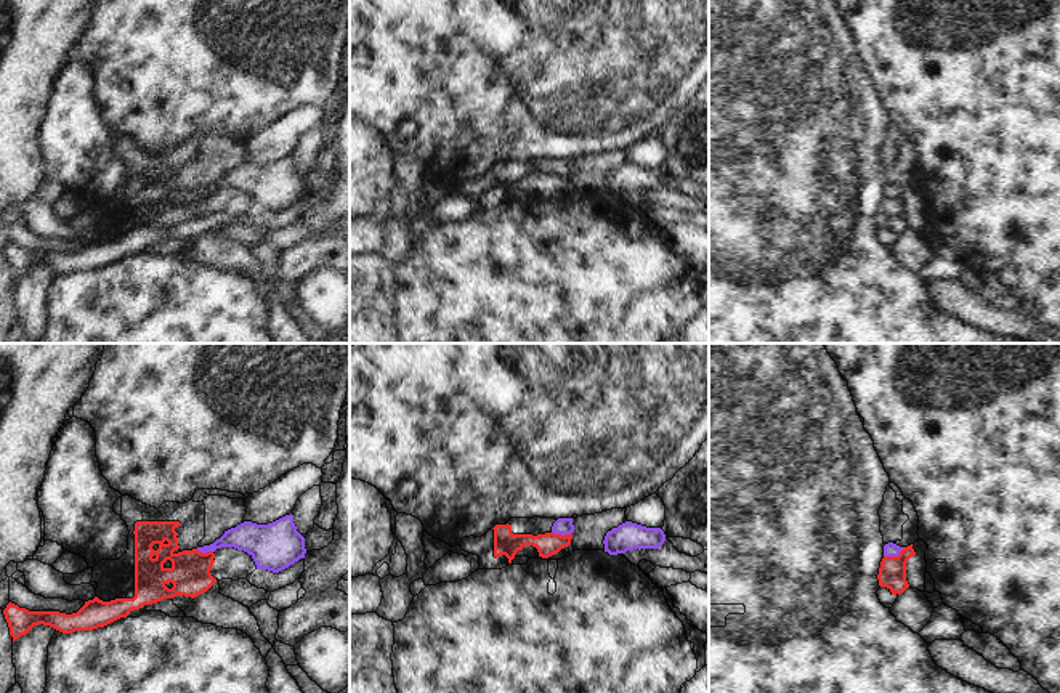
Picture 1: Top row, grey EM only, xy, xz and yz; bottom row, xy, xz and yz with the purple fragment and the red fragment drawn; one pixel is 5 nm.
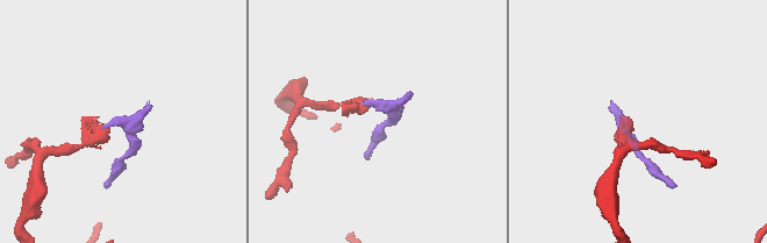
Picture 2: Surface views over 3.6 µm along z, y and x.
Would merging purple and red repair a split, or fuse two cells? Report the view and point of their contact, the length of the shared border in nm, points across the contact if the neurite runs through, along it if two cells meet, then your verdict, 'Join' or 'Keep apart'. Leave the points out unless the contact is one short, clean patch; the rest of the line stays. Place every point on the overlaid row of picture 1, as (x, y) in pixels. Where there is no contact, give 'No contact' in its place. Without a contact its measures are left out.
Touches purple at yz (894, 555). Shared border 110 nm. Boundary: yz (903, 547), (897, 555), (884, 555). Keep apart

